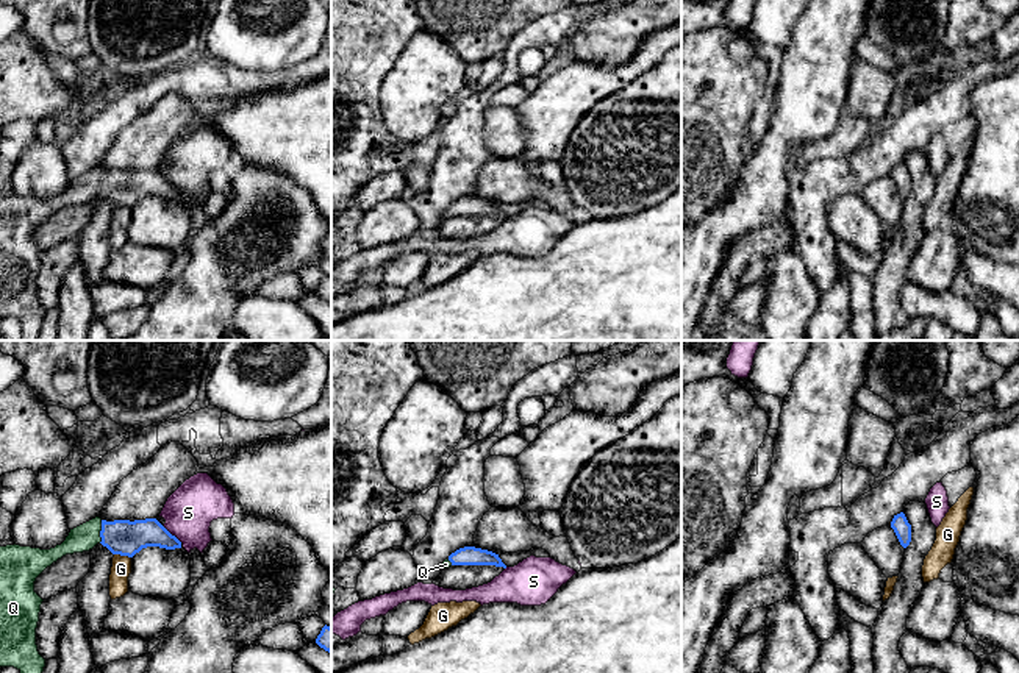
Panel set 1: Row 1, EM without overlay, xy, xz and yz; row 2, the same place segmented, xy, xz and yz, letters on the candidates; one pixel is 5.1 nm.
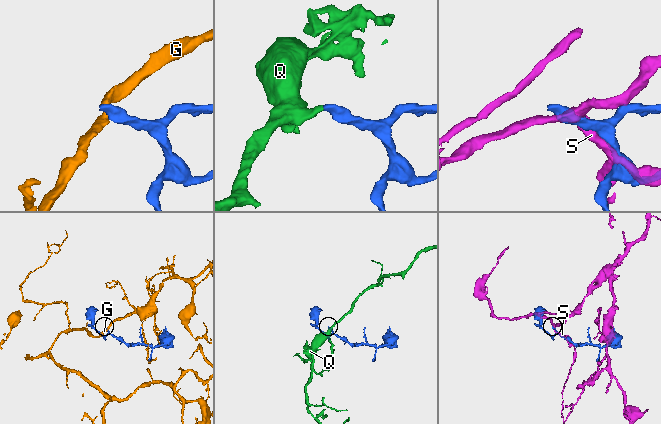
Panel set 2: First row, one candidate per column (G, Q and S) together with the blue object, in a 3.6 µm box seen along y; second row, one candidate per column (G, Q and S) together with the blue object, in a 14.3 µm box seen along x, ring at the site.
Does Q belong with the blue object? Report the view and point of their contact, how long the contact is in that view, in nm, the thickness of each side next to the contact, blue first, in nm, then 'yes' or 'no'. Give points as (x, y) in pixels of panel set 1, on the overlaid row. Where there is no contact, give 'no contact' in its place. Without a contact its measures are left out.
meets blue in xy at (100, 531); contact 120 nm long; 180 nm thick on the blue side, 140 nm on the other; yes

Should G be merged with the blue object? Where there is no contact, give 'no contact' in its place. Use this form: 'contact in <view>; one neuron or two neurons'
contact in xy; two neurons

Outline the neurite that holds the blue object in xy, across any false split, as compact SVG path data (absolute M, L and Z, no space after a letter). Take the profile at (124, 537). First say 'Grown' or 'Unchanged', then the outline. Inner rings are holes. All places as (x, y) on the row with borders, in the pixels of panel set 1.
Grown. M95 517L73 529L61 545L50 550L6 545L0 547L0 667L14 667L20 673L42 673L45 659L36 645L36 628L42 598L34 592L36 578L53 562L66 554L92 550L97 543L113 554L133 557L142 548L159 547L166 550L181 548L181 542L172 536L156 518L106 522Z

